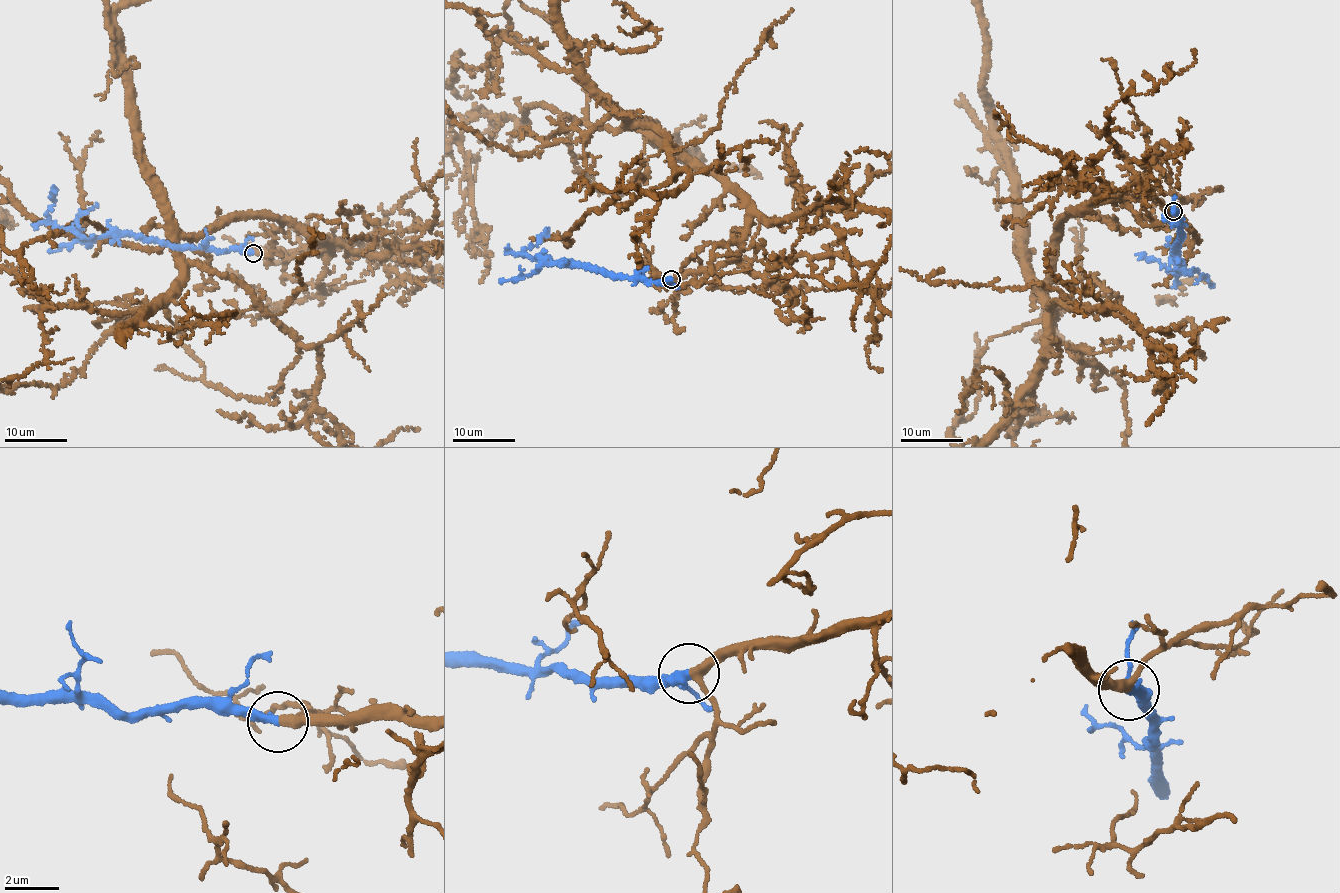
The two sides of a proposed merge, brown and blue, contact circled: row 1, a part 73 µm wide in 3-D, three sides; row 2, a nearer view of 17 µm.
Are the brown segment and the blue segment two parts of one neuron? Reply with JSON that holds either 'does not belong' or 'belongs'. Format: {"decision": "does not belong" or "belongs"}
{"decision": "belongs"}

